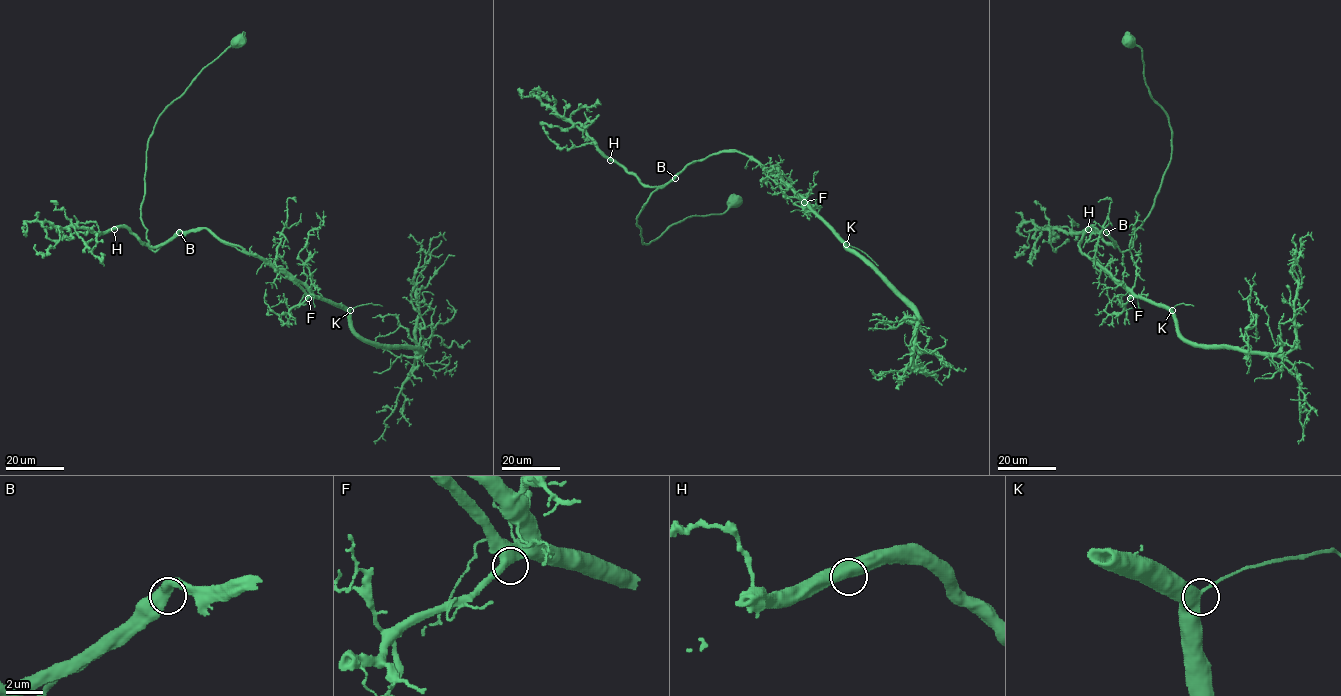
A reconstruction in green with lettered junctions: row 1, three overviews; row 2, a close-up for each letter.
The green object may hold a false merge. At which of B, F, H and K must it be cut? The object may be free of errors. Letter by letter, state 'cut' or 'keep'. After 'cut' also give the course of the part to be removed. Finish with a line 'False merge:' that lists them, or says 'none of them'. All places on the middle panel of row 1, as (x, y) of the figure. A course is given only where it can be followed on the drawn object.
B: keep
F: keep
H: keep
K: keep
False merge: none of them

